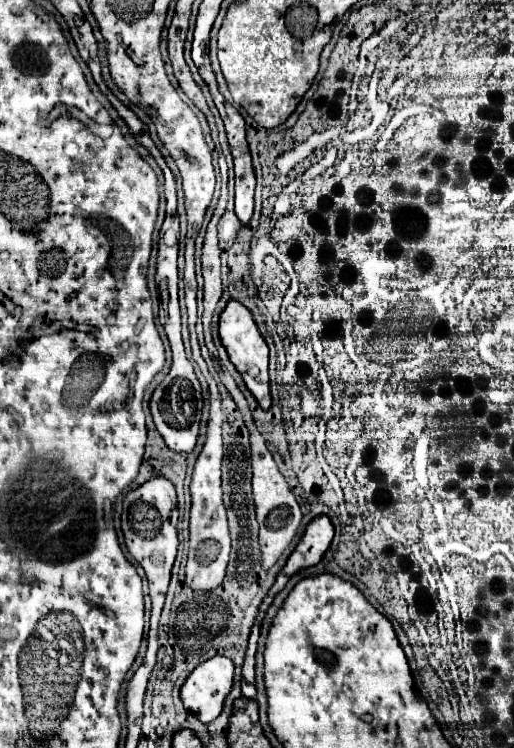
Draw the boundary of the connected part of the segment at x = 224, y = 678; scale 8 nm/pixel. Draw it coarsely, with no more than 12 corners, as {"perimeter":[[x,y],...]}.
{"perimeter":[[228,657],[200,663],[180,699],[202,723],[214,721],[232,689]]}

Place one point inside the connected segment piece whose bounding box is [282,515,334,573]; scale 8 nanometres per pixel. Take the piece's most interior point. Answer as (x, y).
(319, 532)

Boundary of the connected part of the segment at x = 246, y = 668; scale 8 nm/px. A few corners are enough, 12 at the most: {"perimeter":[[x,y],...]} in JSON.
{"perimeter":[[256,639],[248,641],[242,665],[242,695],[254,699]]}

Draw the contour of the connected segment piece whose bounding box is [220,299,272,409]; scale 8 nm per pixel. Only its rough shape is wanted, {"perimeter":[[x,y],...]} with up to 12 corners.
{"perimeter":[[234,299],[220,339],[260,407],[270,409],[268,345]]}

